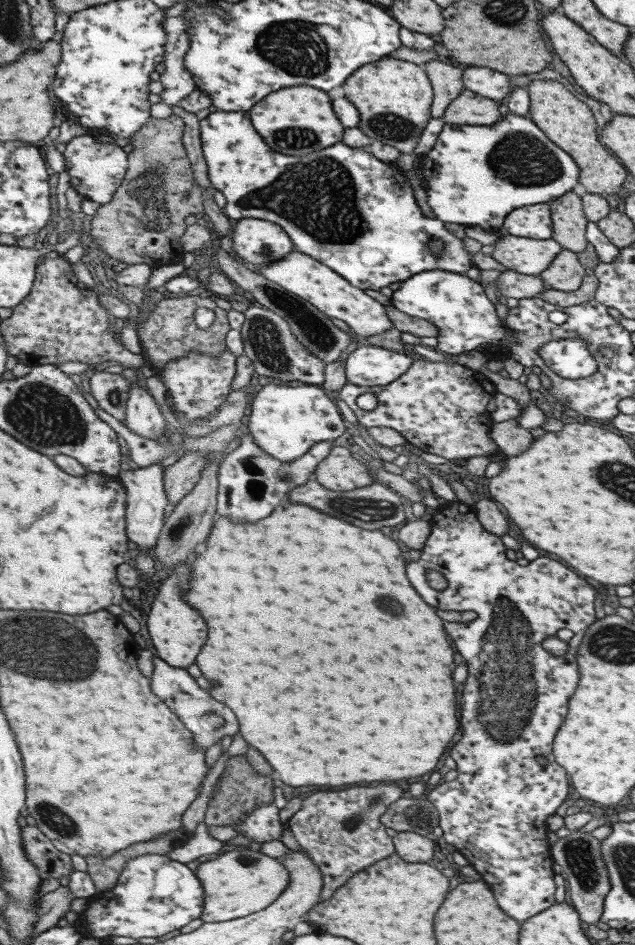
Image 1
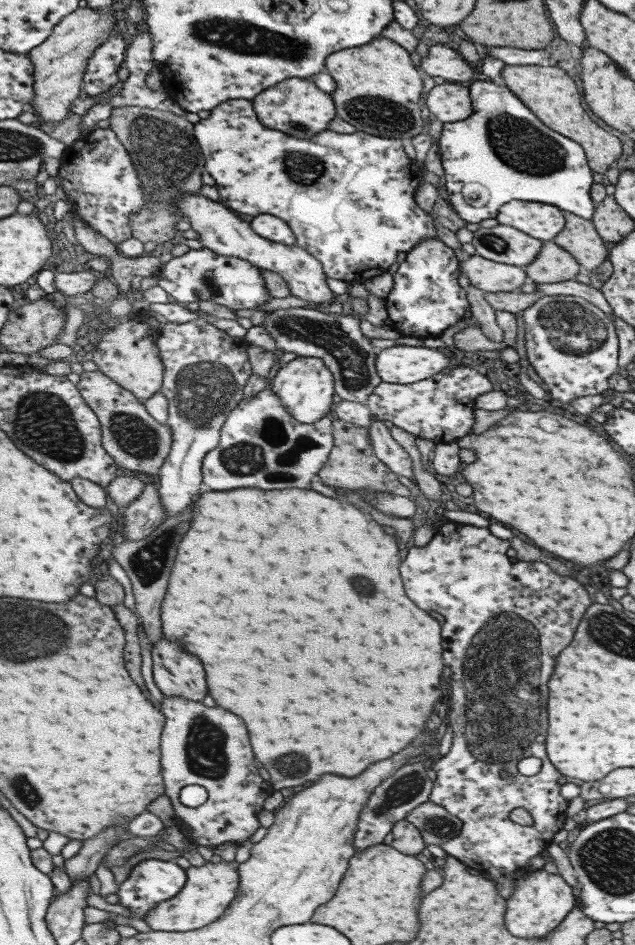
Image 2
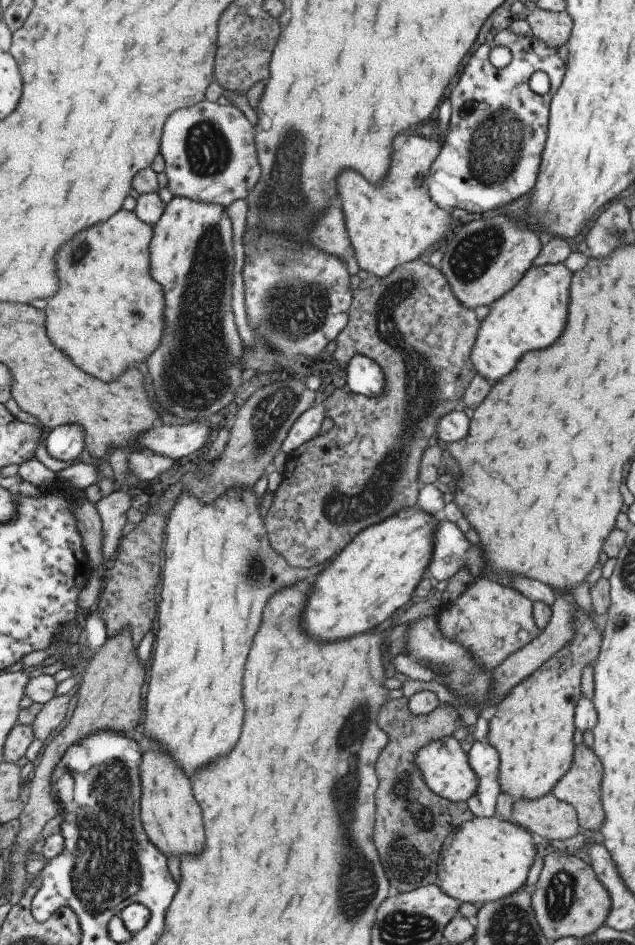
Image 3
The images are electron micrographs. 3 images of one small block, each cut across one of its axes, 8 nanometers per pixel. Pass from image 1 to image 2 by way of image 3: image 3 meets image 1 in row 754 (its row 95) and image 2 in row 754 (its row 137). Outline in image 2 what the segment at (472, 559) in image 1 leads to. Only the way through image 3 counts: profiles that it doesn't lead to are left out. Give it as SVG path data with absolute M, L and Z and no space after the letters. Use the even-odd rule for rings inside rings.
M444 521L438 523L436 526L434 536L425 546L416 547L411 545L405 550L405 558L402 558L399 564L399 572L401 572L401 580L403 580L403 588L407 592L407 598L411 602L415 602L415 606L419 606L423 612L437 612L439 616L443 616L443 624L441 624L441 634L443 636L443 662L445 666L451 670L451 706L449 706L449 726L451 726L451 746L449 751L441 755L439 760L434 764L428 764L428 767L435 771L435 780L432 782L428 800L433 804L445 809L449 814L456 816L461 822L459 834L455 837L441 843L441 850L456 858L465 867L477 870L481 875L491 880L497 888L497 894L501 898L508 900L514 892L514 881L519 878L520 873L524 872L528 866L530 858L540 855L547 846L552 843L551 838L557 830L561 830L565 820L565 808L568 801L559 794L559 785L557 779L562 775L546 757L545 754L545 734L547 734L547 712L545 712L545 702L547 702L547 680L553 672L555 666L555 658L557 654L571 642L575 628L581 620L583 613L590 605L589 594L581 583L574 579L574 576L561 576L556 574L547 564L543 562L517 561L515 564L509 561L509 557L505 555L509 548L507 540L499 540L492 536L487 528L476 528L476 526L469 526L467 524L455 523L451 521ZM527 756L535 756L541 760L540 770L532 776L521 775L515 766L521 758ZM507 772L507 777L499 774ZM513 808L523 808L529 812L531 816L531 826L524 827L515 822L512 822L508 814Z

